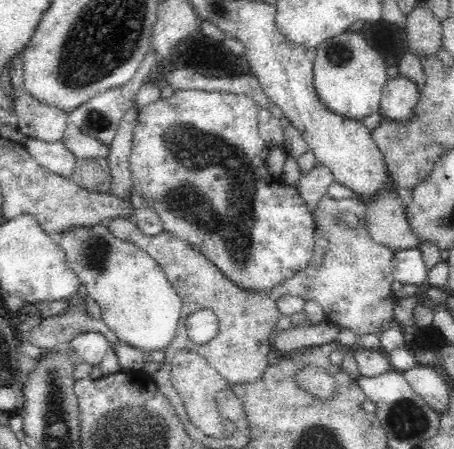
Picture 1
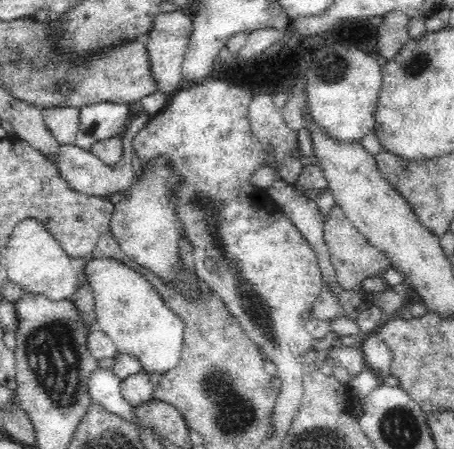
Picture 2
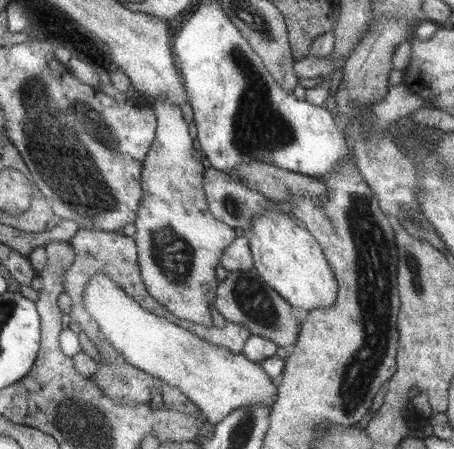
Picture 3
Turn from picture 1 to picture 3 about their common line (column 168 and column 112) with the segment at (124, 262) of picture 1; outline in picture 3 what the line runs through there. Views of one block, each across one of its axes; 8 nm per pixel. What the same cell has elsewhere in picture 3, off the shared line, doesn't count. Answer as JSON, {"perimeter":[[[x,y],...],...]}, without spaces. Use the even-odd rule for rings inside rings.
{"perimeter":[[[99,272],[87,284],[83,300],[93,322],[97,322],[99,332],[113,344],[115,350],[123,354],[125,362],[137,370],[153,374],[167,386],[177,388],[201,410],[211,426],[223,422],[223,418],[243,406],[275,404],[277,380],[265,374],[259,364],[247,360],[243,354],[231,354],[223,346],[205,342],[193,332],[169,324],[165,318],[149,314],[143,306],[139,306],[139,302],[135,302],[115,282],[111,282],[105,272]]]}

